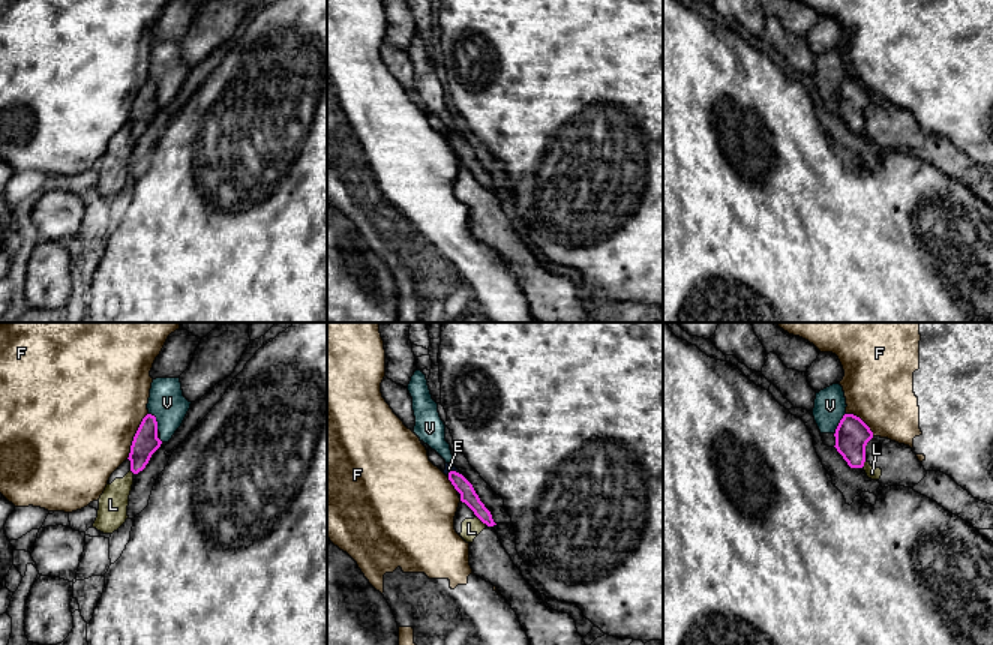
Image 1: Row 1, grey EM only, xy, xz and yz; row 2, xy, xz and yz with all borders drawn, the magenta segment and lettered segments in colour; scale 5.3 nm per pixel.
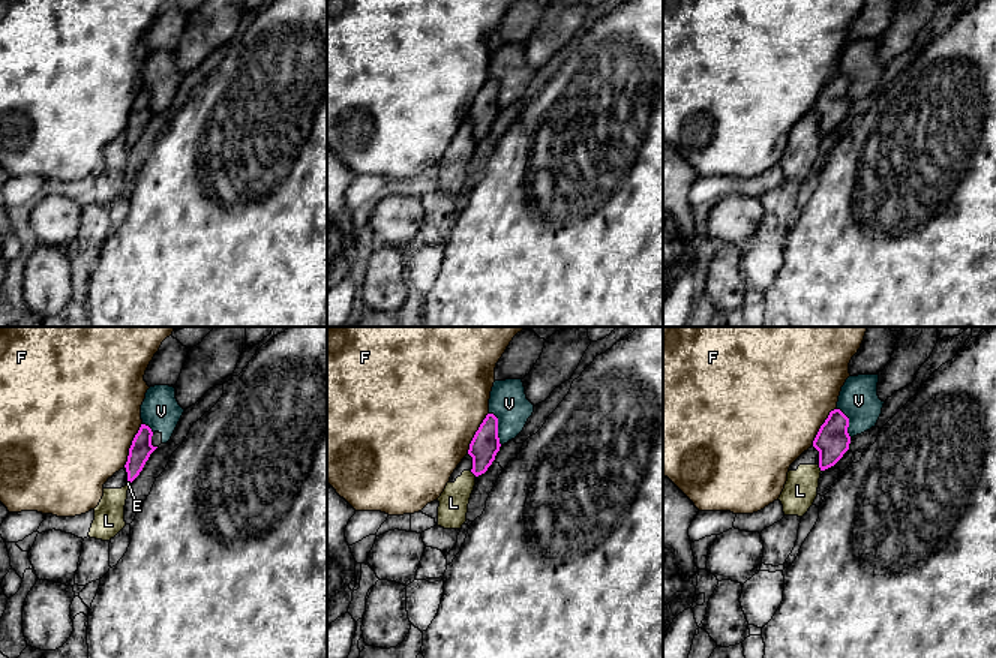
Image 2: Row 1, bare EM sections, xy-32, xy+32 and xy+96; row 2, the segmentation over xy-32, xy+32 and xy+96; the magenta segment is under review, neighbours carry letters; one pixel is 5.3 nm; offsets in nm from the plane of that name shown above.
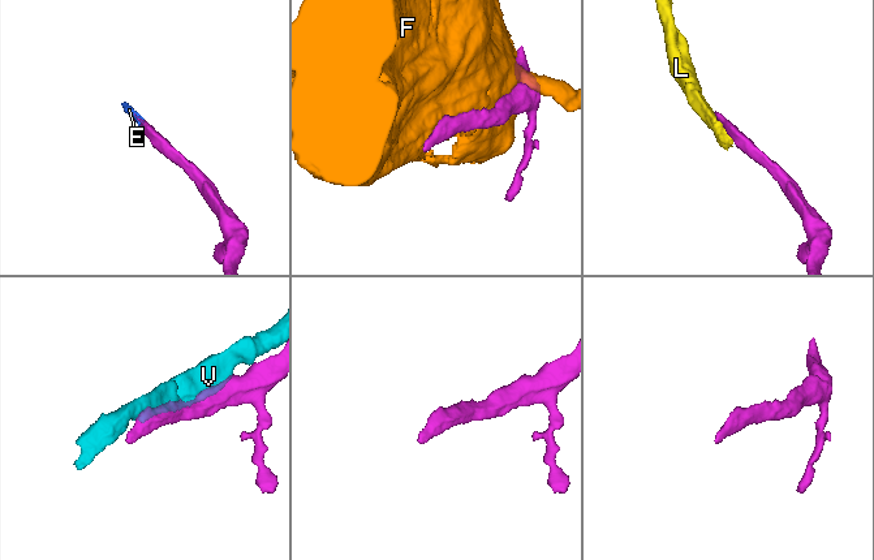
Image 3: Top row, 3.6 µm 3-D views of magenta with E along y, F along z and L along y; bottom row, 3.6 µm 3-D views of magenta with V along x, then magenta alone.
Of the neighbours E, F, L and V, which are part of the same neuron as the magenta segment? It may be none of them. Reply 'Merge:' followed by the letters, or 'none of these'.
Merge: E

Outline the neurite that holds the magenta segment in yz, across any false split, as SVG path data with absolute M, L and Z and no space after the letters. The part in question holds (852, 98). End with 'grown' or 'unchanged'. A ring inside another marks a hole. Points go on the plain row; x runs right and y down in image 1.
M844 78L836 93L836 112L850 132L862 132L866 110L873 102L870 92L856 80Z; unchanged

